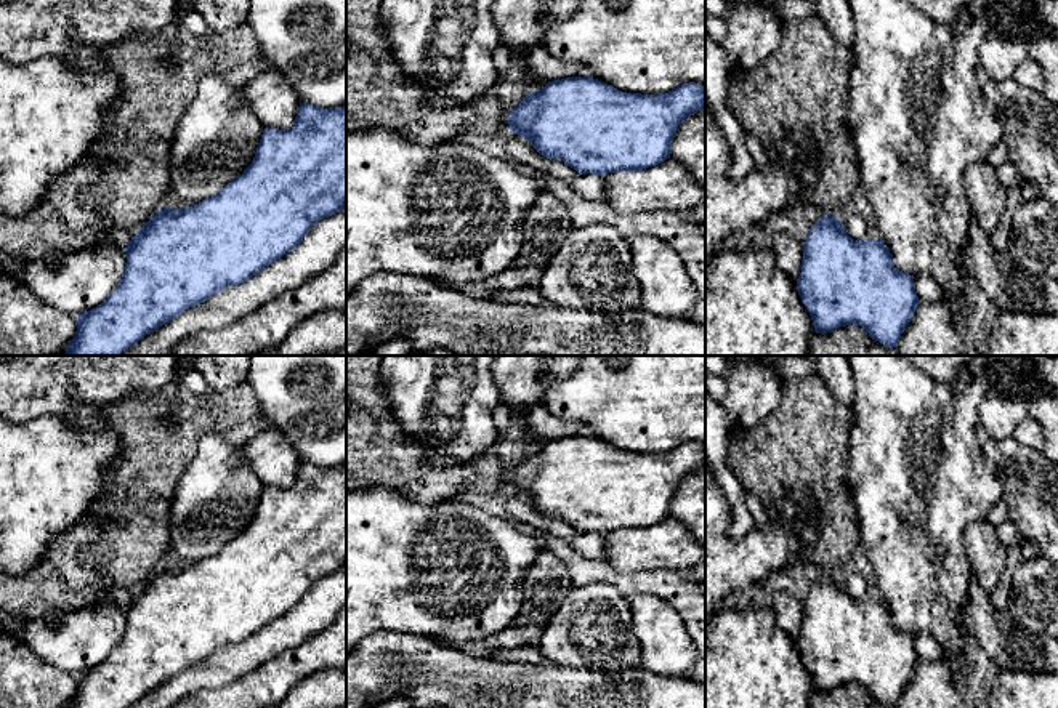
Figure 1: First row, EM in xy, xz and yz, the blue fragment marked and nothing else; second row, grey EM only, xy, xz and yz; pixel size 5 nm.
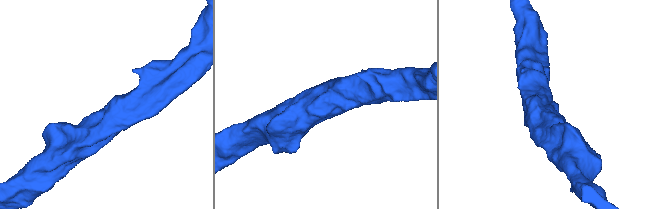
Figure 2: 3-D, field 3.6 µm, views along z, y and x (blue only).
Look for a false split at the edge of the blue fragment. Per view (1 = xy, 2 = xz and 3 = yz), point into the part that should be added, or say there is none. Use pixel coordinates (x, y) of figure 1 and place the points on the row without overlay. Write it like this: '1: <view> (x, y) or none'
1: none
2: none
3: none

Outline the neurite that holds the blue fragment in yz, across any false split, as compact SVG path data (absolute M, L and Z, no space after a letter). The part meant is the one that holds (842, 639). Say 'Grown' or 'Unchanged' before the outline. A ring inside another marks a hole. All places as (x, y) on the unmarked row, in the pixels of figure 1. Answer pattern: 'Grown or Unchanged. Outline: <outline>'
Unchanged. Outline: M829 573L803 601L797 647L816 692L856 682L888 706L898 706L920 660L912 634L893 625L883 599L853 599Z

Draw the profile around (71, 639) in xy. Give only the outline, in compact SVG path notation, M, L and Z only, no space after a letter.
M111 596L79 609L55 609L27 622L22 641L43 662L77 676L107 658L125 622L122 597Z

